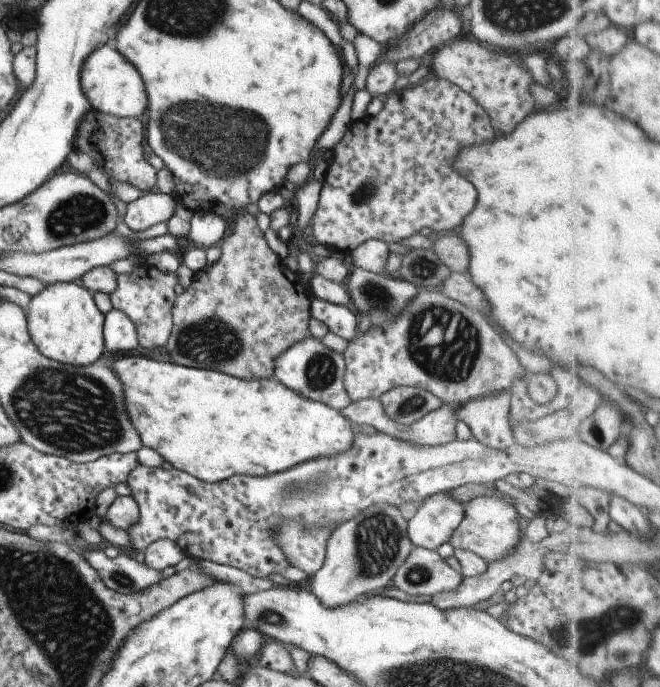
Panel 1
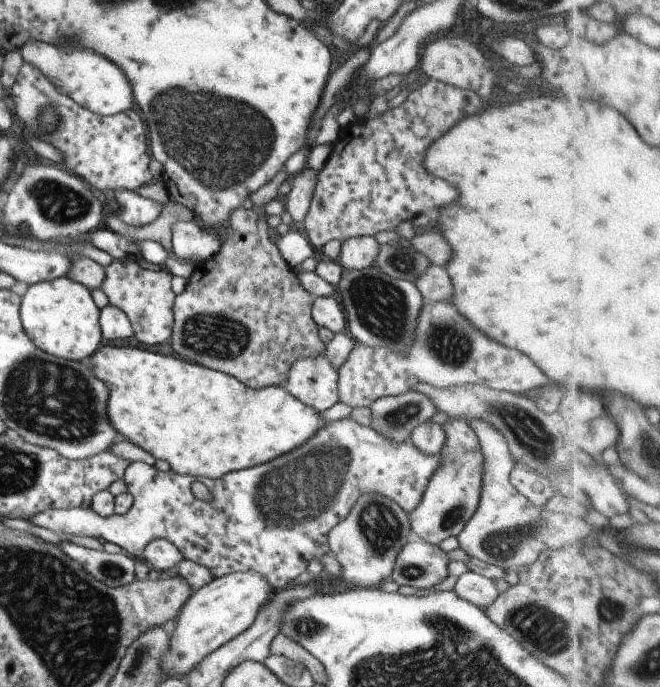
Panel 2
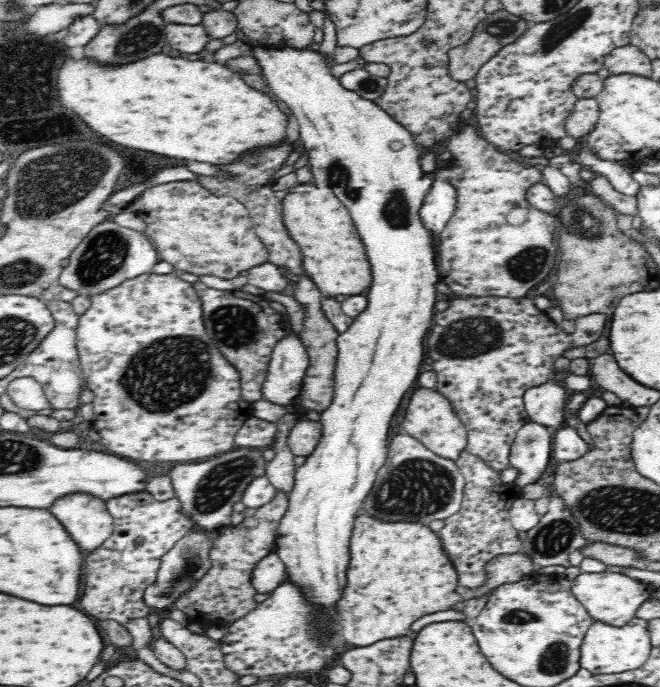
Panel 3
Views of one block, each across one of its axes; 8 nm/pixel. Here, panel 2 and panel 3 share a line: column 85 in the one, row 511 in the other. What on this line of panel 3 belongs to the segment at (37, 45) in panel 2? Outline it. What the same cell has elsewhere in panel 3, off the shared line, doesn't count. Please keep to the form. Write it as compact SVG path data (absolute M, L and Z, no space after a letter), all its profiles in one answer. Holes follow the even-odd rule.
M86 491L64 494L48 510L66 526L82 550L94 550L112 534L114 517L106 501L94 494Z

